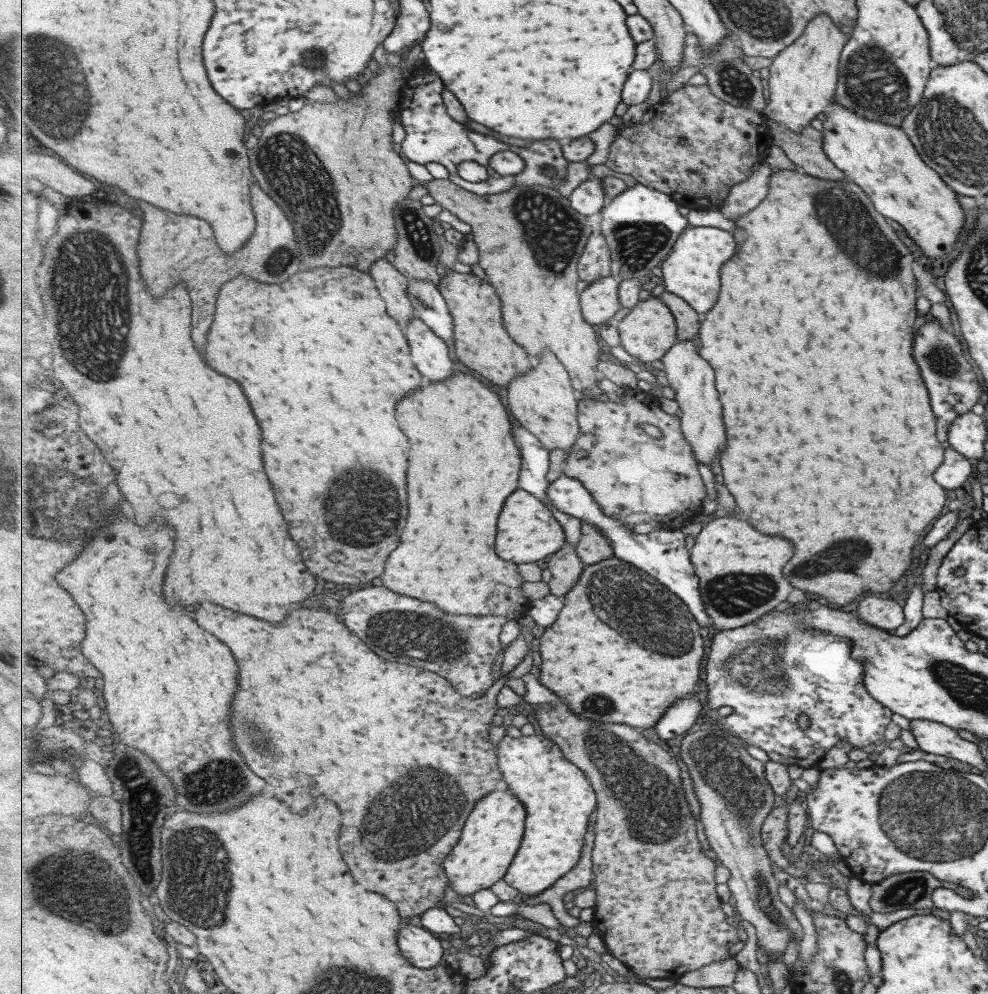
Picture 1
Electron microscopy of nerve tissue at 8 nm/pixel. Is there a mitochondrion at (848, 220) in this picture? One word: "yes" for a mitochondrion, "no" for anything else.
yes

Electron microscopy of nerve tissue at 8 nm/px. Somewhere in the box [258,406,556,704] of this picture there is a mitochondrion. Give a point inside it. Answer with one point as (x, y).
(352, 520)

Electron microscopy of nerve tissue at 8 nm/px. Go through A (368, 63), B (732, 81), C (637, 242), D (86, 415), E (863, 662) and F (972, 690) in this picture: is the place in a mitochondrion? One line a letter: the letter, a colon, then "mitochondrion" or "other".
A: other
B: mitochondrion
C: mitochondrion
D: other
E: other
F: mitochondrion

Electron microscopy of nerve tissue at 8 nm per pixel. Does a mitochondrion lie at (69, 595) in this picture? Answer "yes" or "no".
no

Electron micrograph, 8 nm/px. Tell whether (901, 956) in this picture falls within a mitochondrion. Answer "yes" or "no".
no

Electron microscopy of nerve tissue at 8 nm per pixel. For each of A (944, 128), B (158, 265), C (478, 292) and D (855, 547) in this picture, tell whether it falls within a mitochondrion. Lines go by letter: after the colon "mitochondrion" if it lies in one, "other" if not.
A: mitochondrion
B: other
C: other
D: mitochondrion

